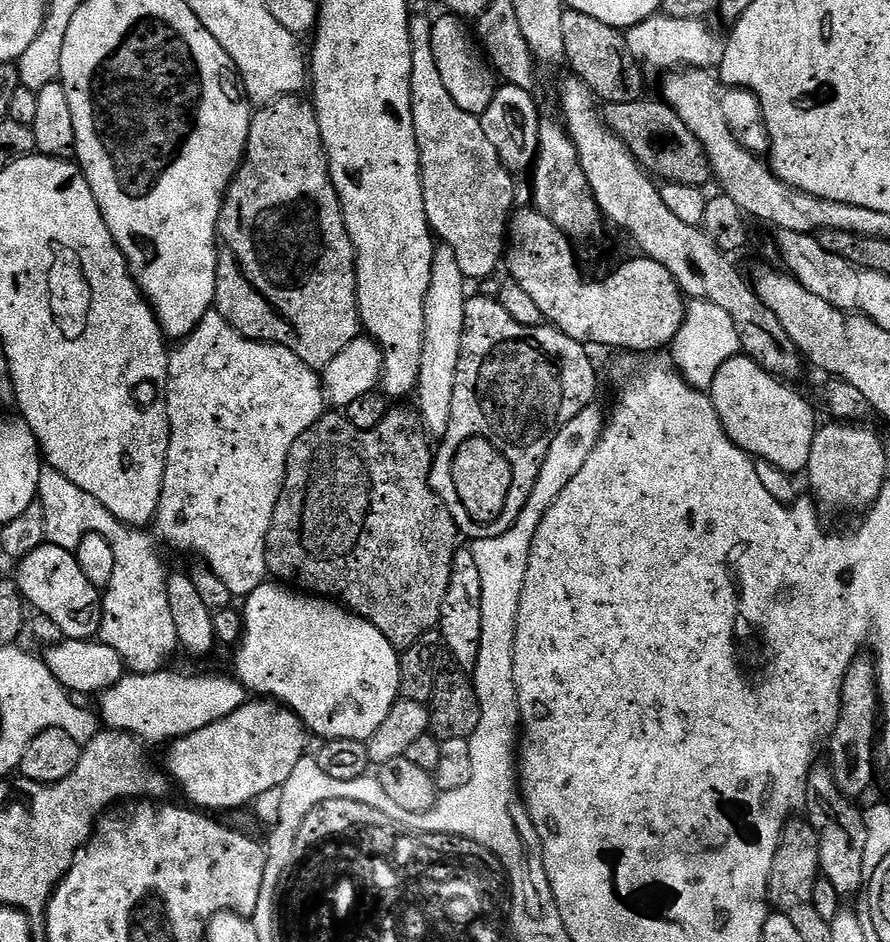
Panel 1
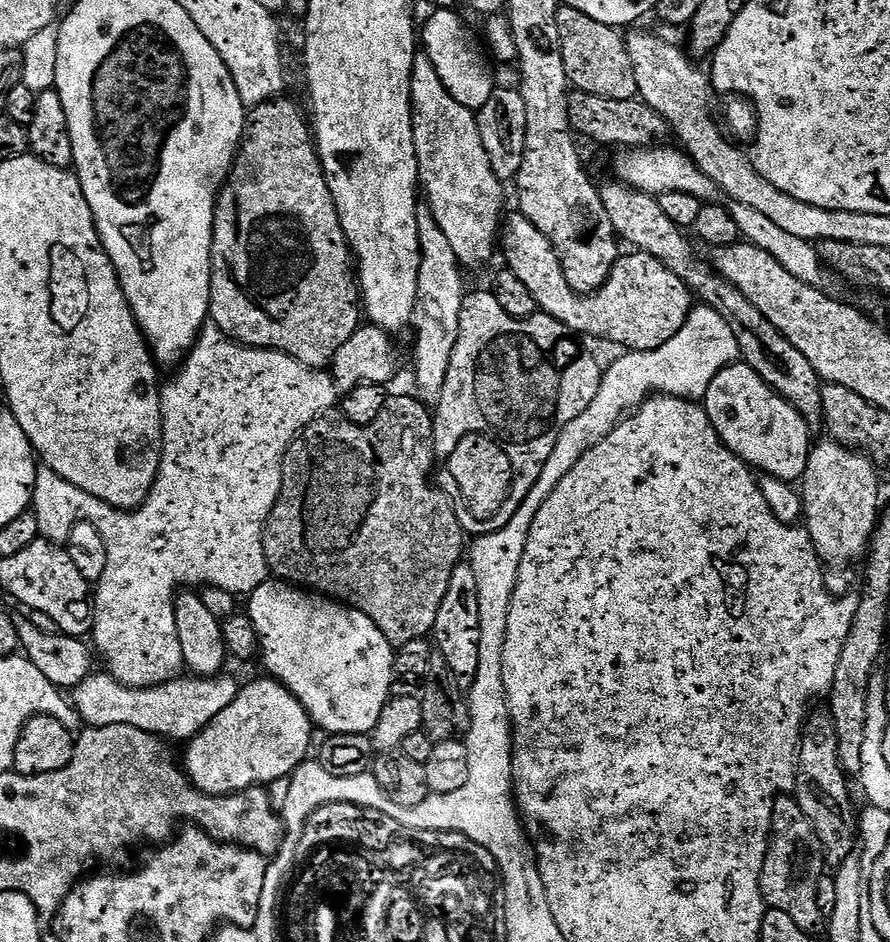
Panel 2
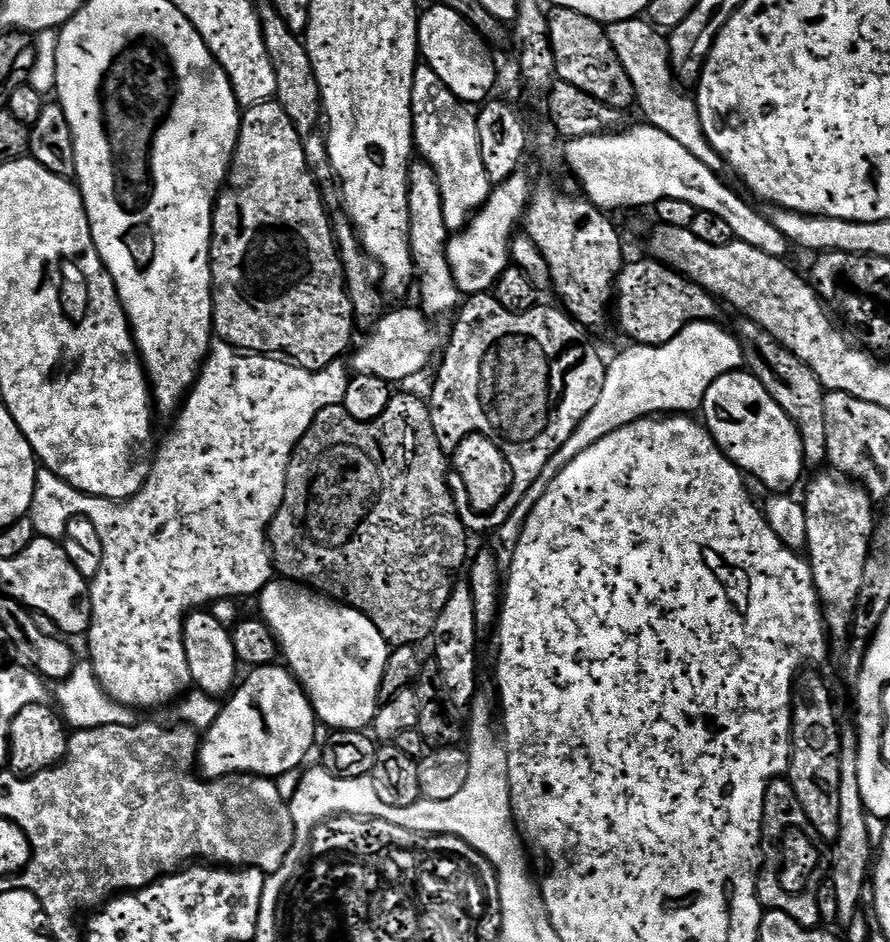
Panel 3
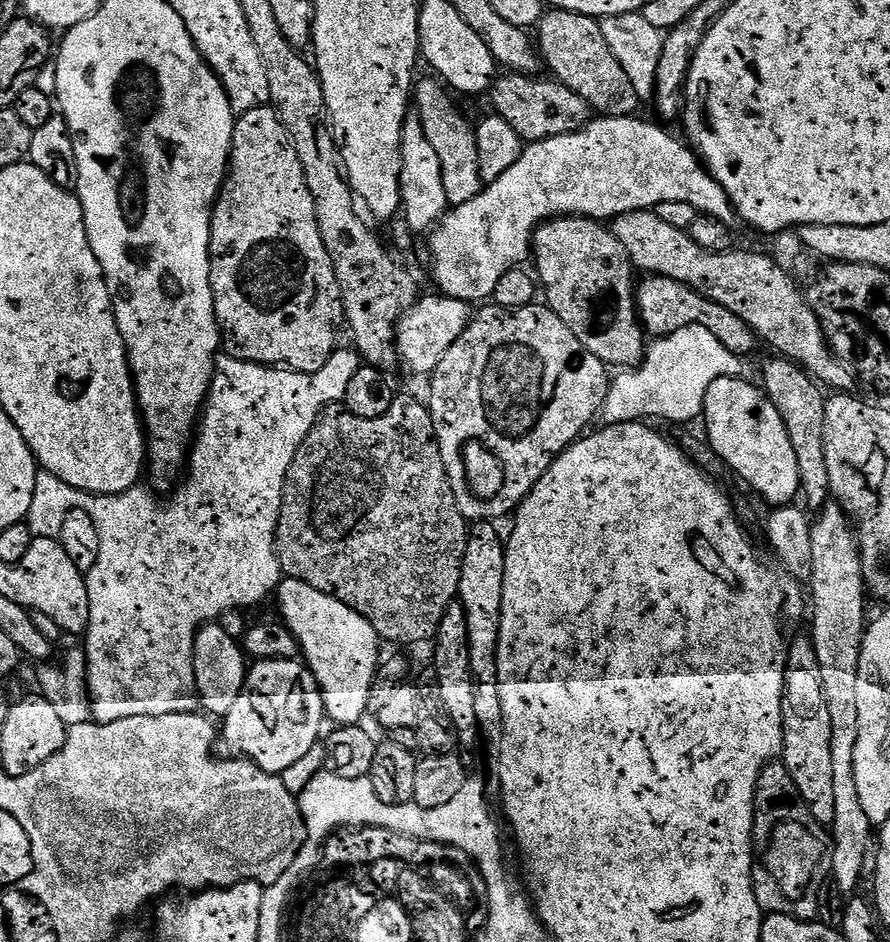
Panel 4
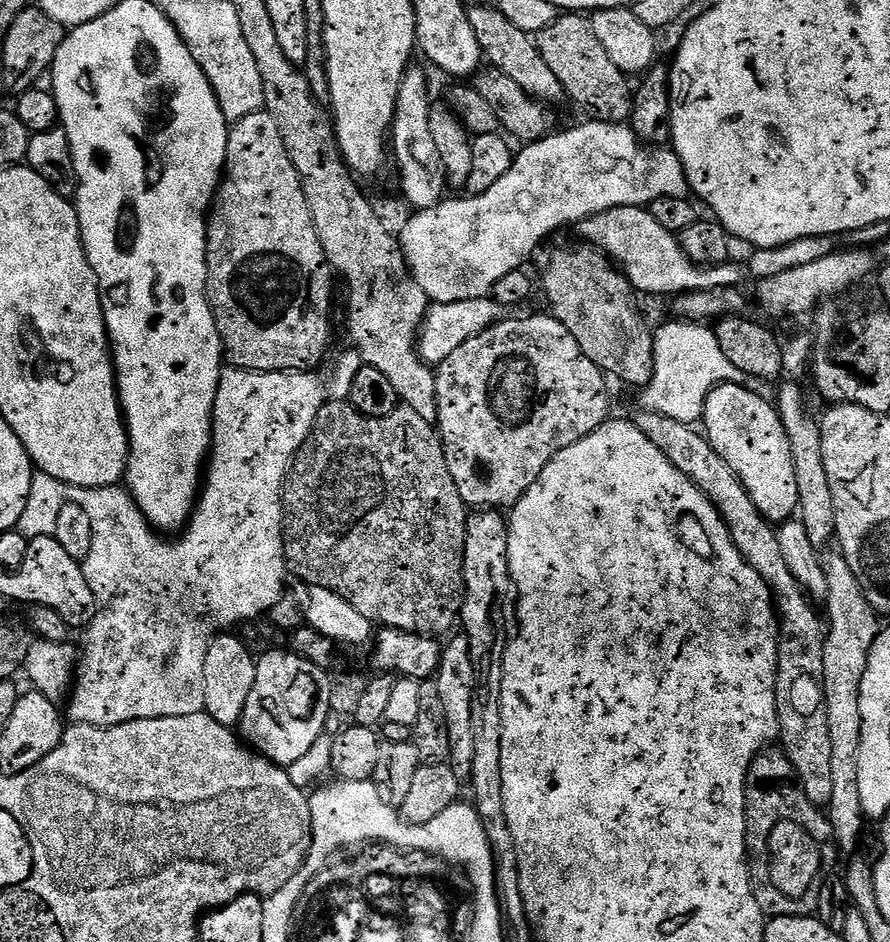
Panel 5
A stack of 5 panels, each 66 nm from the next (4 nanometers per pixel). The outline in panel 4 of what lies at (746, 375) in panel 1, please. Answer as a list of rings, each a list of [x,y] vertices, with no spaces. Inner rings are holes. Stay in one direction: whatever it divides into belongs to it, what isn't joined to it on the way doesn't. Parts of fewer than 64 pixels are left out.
[[[727,376],[718,378],[706,390],[706,402],[702,413],[704,428],[708,431],[707,443],[716,451],[725,465],[728,464],[768,503],[768,506],[788,506],[792,499],[800,496],[800,479],[798,478],[798,458],[794,458],[794,446],[790,446],[790,434],[786,434],[786,422],[782,422],[782,414],[774,410],[774,402],[770,402],[768,393],[763,387],[754,385],[748,378]]]

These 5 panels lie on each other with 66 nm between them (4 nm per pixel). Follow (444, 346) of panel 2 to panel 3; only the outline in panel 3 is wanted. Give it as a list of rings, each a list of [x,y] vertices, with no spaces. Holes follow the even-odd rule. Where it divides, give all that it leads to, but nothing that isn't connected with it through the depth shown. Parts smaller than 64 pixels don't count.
[[[413,163],[408,169],[408,209],[410,210],[410,248],[414,280],[420,284],[419,307],[425,316],[437,318],[447,312],[455,313],[462,304],[462,293],[452,277],[448,261],[448,241],[450,233],[446,218],[442,214],[442,192],[438,190],[438,180],[430,165]]]

